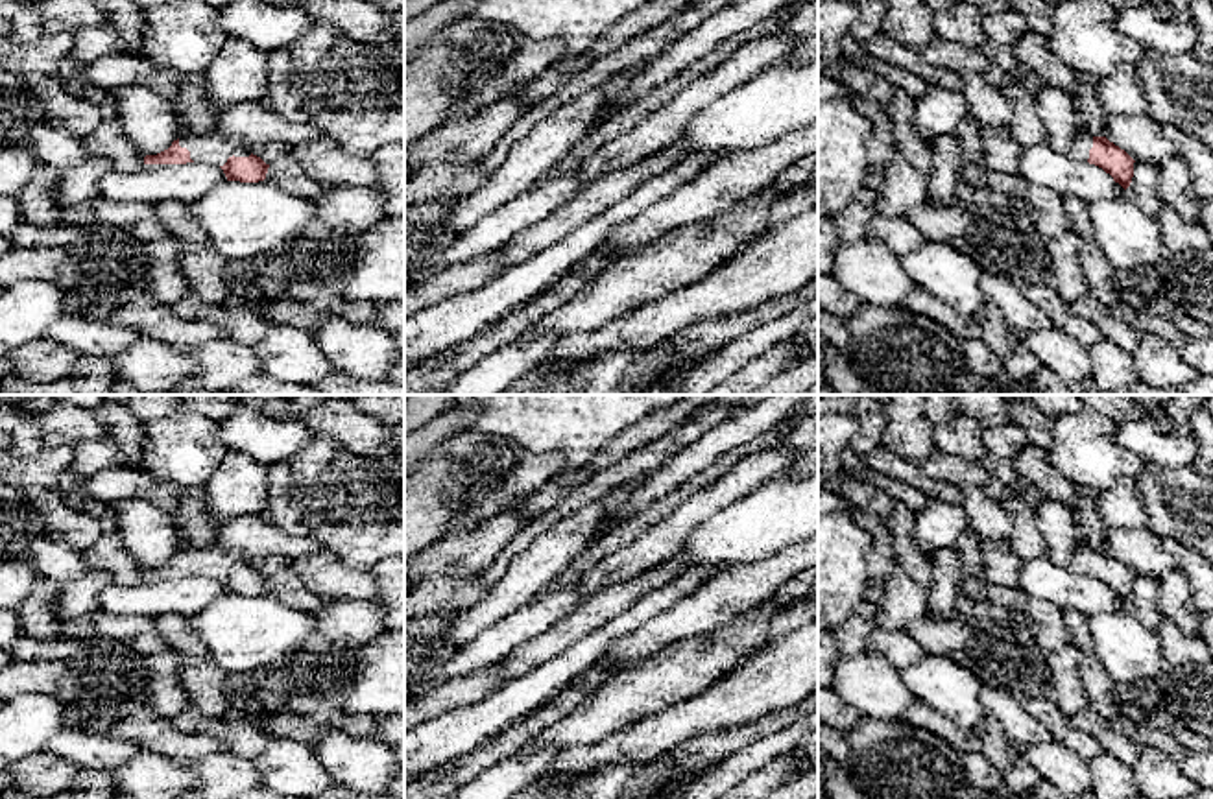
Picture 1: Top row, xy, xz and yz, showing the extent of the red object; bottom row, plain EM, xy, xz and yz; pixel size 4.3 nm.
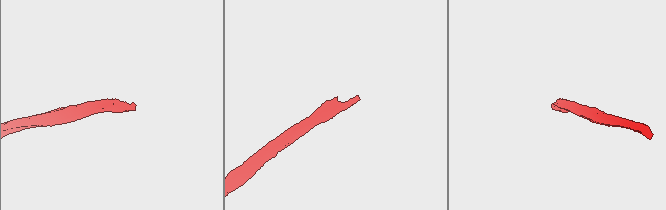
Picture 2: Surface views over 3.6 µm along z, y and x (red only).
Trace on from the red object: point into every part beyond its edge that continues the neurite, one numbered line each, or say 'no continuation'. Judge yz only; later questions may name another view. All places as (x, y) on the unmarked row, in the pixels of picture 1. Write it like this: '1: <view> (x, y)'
1: yz (1080, 560)

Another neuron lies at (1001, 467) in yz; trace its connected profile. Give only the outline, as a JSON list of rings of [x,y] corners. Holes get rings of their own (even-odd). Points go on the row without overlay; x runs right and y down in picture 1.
[[[988,454],[980,463],[990,474],[993,474],[1003,485],[1010,487],[1014,495],[1025,498],[1032,507],[1047,500],[1034,483],[1015,471],[1010,459]]]

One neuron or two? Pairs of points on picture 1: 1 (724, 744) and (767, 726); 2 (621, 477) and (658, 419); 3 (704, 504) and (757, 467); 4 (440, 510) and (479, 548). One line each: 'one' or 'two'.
1: one
2: two
3: one
4: two

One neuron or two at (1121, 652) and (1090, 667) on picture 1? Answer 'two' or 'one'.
two

